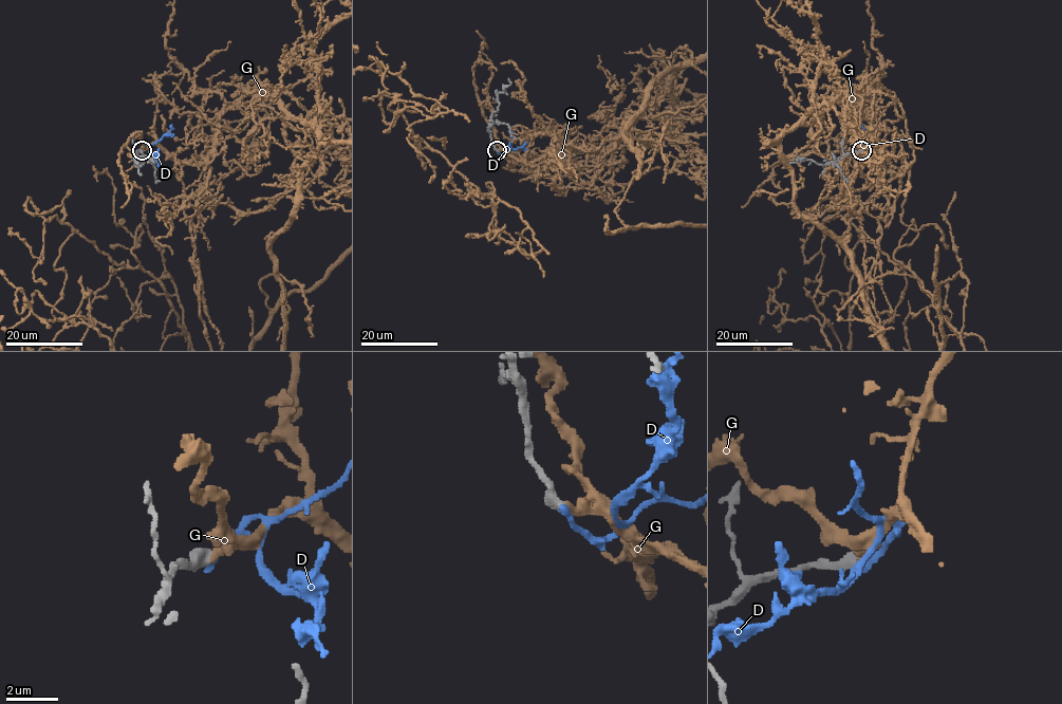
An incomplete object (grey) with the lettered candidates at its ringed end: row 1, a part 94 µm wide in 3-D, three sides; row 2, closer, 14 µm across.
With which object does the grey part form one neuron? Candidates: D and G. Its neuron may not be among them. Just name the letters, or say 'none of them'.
G

